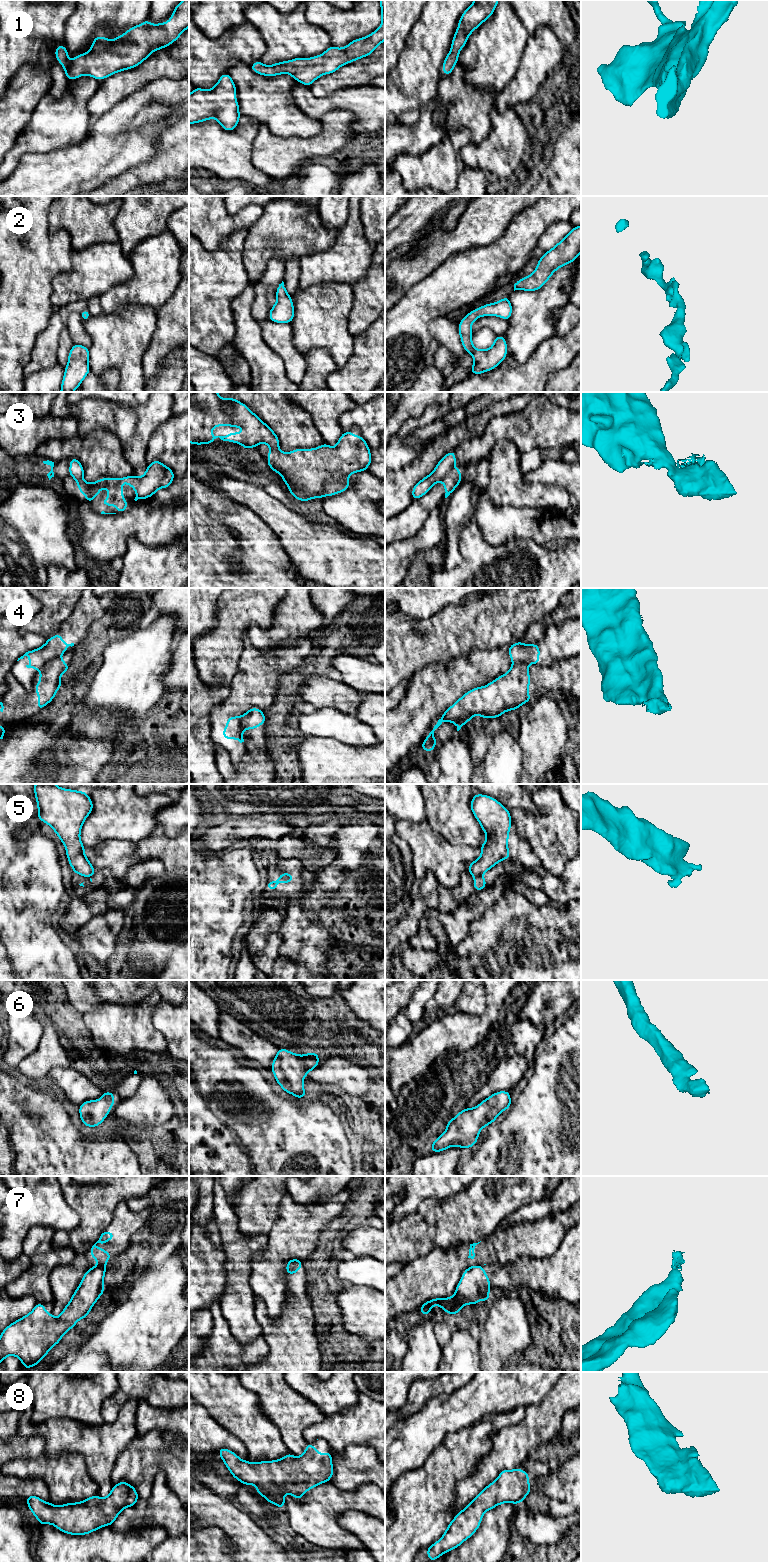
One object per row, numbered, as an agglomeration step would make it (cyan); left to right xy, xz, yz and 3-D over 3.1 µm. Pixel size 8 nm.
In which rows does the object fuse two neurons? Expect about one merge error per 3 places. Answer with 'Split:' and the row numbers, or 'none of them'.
Split: 3, 4, 5, 7

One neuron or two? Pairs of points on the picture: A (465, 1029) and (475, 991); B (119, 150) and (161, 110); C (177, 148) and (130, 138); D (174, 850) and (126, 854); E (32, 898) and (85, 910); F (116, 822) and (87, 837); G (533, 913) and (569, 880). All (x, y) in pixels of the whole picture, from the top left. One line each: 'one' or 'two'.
A: two
B: two
C: two
D: one
E: two
F: one
G: two

